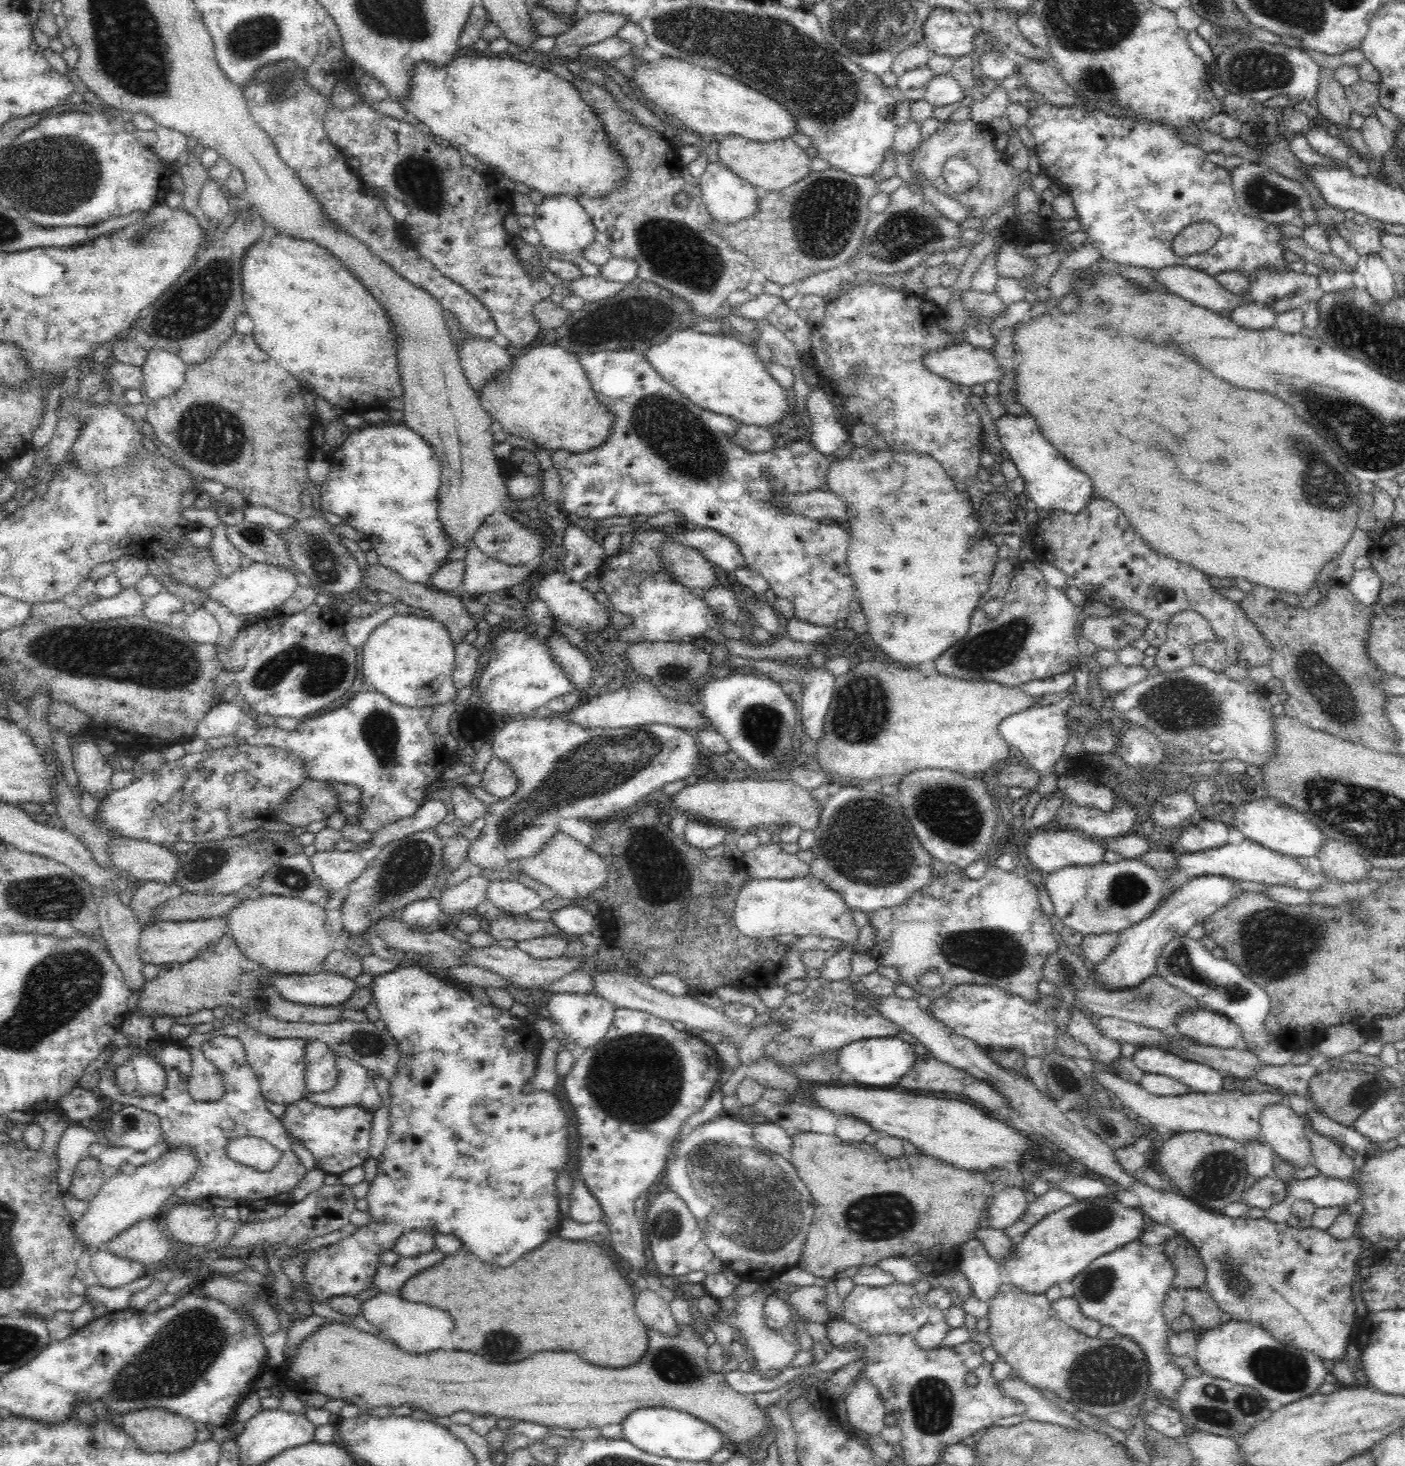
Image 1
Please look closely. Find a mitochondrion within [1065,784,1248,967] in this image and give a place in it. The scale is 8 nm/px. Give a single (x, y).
(1126, 889)

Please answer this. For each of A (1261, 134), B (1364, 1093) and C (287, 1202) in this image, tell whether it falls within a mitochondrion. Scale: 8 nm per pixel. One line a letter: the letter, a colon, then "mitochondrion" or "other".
A: mitochondrion
B: mitochondrion
C: other

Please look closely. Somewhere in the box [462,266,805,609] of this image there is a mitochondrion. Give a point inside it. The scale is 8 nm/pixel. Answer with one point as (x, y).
(684, 443)

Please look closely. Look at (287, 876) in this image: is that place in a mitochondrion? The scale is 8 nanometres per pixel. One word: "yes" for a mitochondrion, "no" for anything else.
yes

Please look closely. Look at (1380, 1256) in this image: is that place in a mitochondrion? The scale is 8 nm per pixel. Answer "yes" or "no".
no

